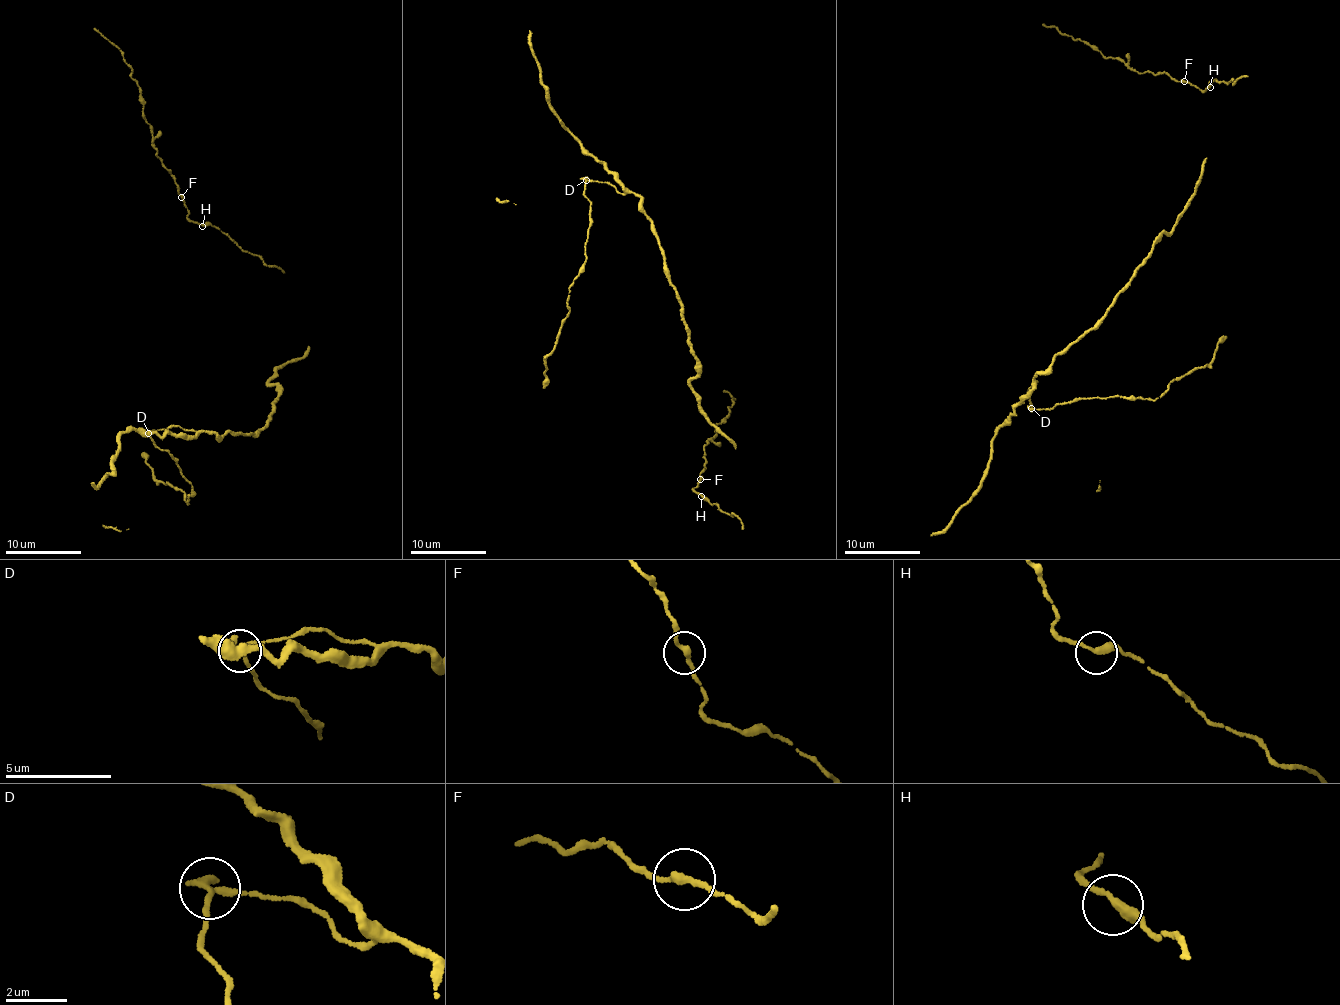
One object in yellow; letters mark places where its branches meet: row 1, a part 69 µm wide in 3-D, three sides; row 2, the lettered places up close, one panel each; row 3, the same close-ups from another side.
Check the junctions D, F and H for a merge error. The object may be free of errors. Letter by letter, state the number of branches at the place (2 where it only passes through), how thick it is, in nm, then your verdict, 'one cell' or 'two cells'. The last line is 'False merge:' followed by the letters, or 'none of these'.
D: 2 | 280 nm | two cells
F: 2 | 220 nm | one cell
H: 2 | 280 nm | one cell
False merge: D

